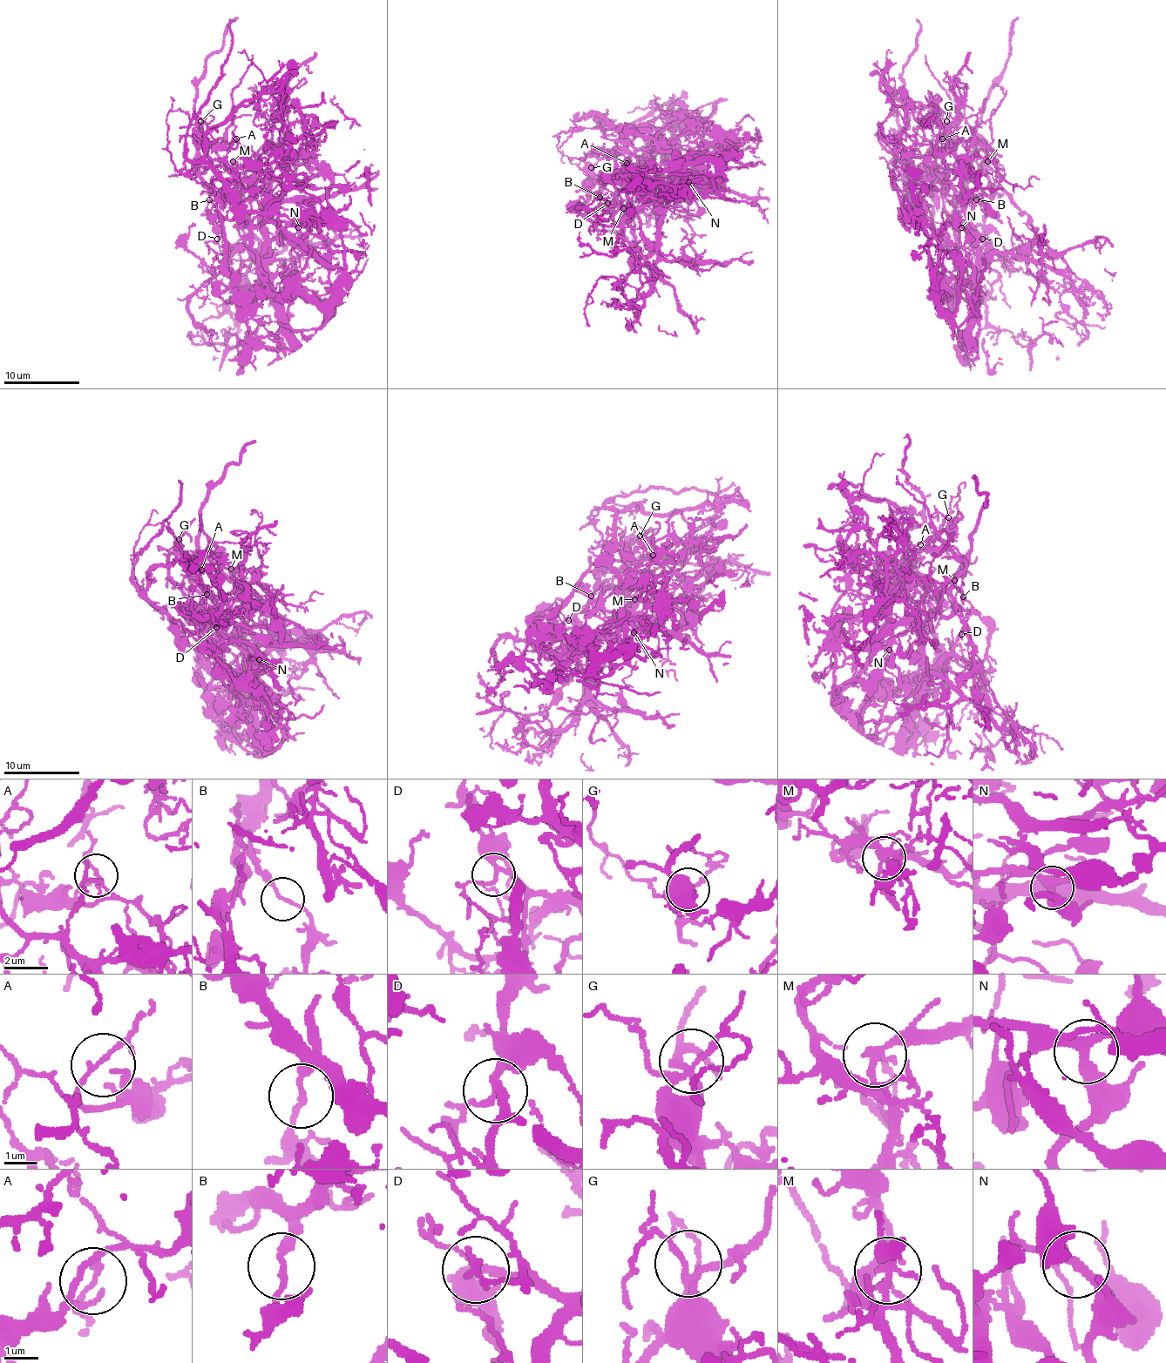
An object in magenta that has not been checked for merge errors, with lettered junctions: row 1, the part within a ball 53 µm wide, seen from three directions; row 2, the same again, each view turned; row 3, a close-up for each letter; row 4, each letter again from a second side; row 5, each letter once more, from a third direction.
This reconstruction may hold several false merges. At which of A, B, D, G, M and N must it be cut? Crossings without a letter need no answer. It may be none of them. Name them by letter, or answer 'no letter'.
B, M

